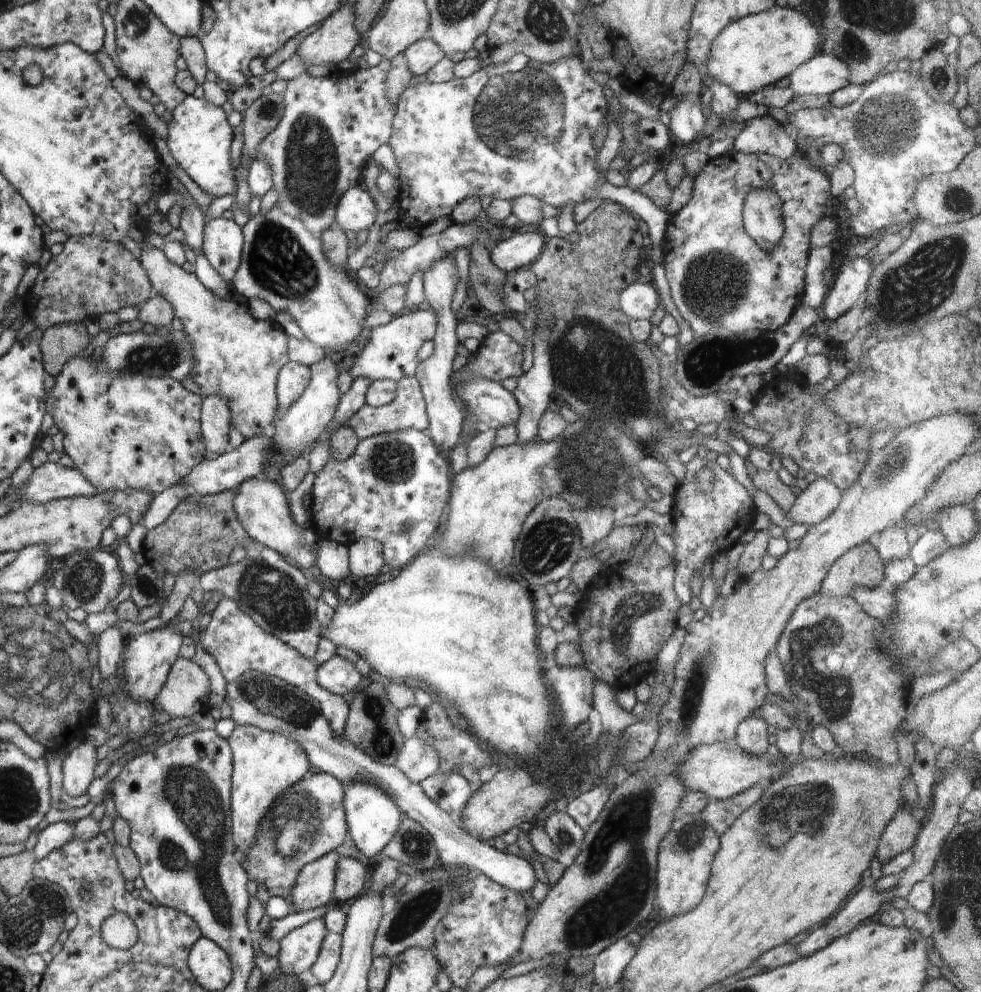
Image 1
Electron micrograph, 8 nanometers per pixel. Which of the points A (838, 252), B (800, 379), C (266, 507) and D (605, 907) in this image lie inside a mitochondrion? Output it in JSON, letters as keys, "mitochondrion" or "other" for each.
{"A":"other","B":"other","C":"other","D":"mitochondrion"}

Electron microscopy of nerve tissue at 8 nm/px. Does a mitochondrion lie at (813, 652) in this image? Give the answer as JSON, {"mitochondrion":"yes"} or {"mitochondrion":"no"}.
{"mitochondrion":"yes"}

